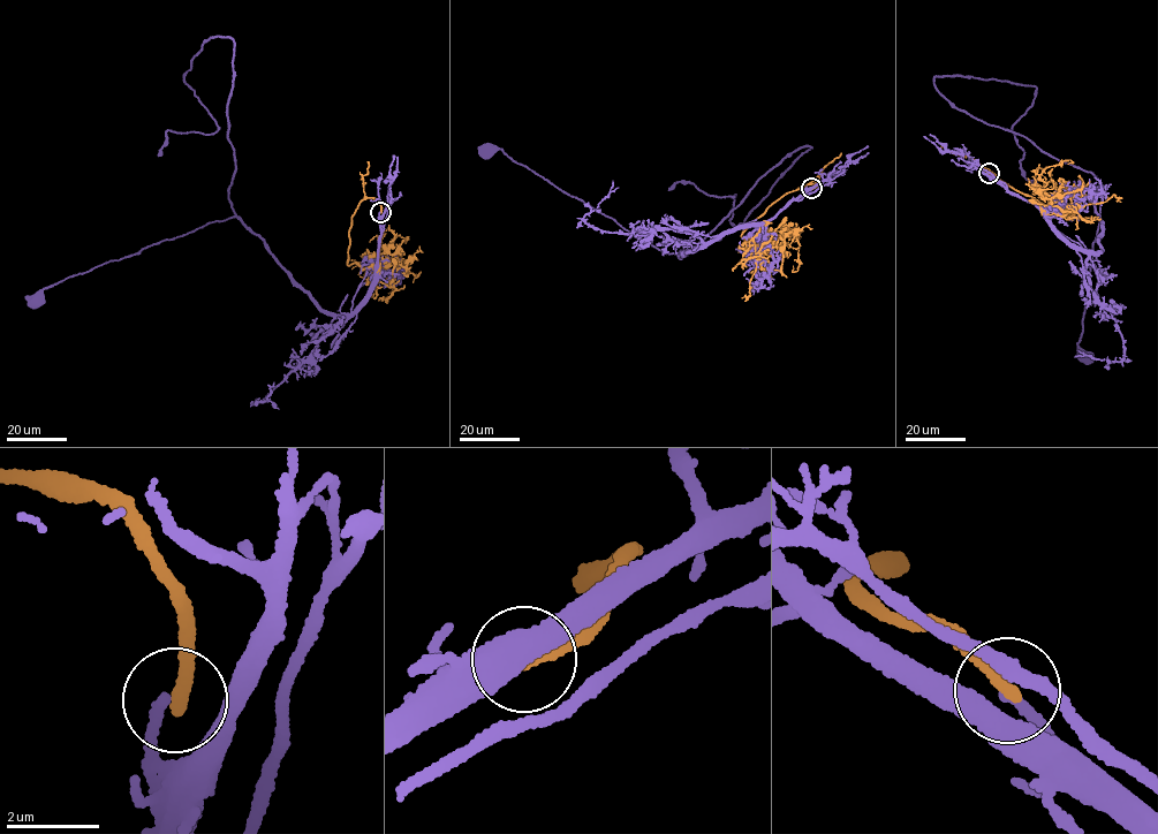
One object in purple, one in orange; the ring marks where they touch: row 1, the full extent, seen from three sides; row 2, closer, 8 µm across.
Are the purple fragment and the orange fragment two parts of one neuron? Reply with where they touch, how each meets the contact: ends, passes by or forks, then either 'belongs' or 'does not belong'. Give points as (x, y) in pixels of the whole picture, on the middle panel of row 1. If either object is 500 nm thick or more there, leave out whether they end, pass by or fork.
place (811, 188); purple ends; orange ends; does not belong

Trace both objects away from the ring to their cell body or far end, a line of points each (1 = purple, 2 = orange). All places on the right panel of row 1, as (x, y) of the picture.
1: (989, 173), (1096, 254), (1103, 225), (1094, 202), (1098, 191), (1102, 198), (1077, 346), (1084, 355)
2: (989, 173), (1044, 205), (1061, 205), (1047, 210), (1064, 215), (1075, 212), (1046, 198), (1083, 181)

